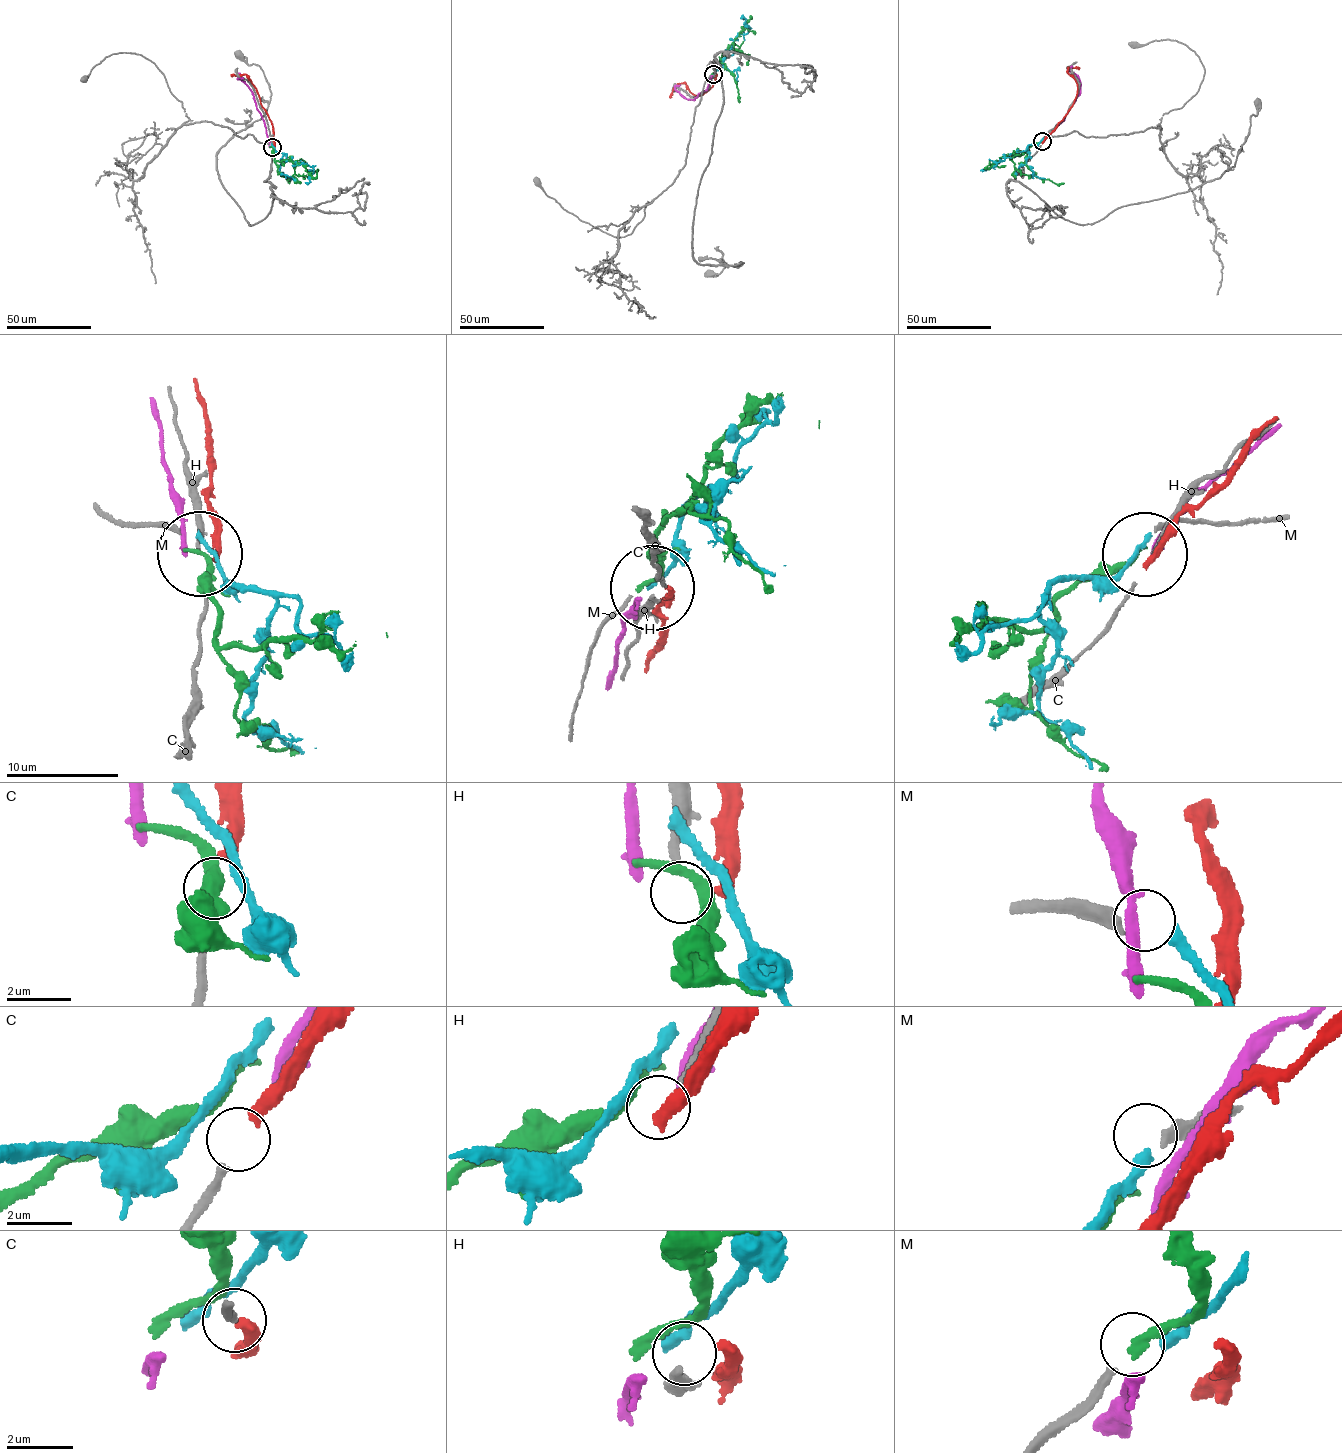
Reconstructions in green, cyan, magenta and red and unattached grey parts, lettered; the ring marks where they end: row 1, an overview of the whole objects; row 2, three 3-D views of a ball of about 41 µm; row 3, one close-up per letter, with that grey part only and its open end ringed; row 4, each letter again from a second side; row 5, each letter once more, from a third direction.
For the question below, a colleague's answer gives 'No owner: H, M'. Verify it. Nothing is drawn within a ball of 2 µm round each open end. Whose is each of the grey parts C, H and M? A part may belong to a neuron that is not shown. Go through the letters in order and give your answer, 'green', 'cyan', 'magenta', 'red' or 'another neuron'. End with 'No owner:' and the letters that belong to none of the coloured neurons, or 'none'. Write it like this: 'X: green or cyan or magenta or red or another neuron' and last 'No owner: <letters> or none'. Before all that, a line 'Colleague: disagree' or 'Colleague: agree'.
Colleague: agree
C: red
H: another neuron
M: another neuron
No owner: H, M

